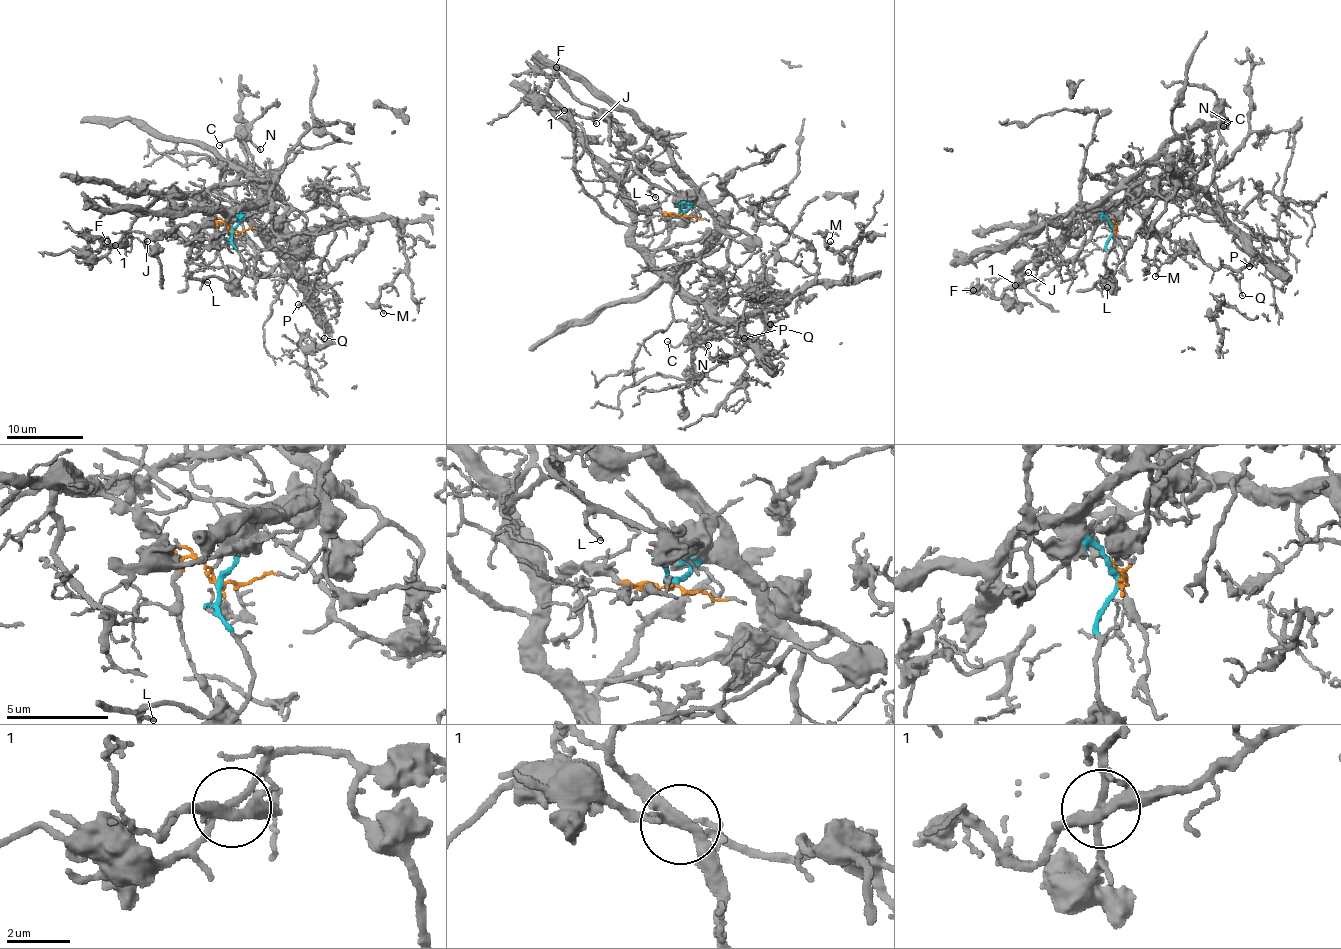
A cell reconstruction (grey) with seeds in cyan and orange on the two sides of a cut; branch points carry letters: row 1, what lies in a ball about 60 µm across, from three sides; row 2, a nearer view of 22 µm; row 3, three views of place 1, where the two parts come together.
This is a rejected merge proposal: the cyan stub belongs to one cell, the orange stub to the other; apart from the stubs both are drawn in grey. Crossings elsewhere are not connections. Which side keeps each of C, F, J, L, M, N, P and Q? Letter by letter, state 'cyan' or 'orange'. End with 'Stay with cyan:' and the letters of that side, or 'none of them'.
C: cyan
F: orange
J: cyan
L: cyan
M: orange
N: cyan
P: orange
Q: orange
Stay with cyan: C, J, L, N

